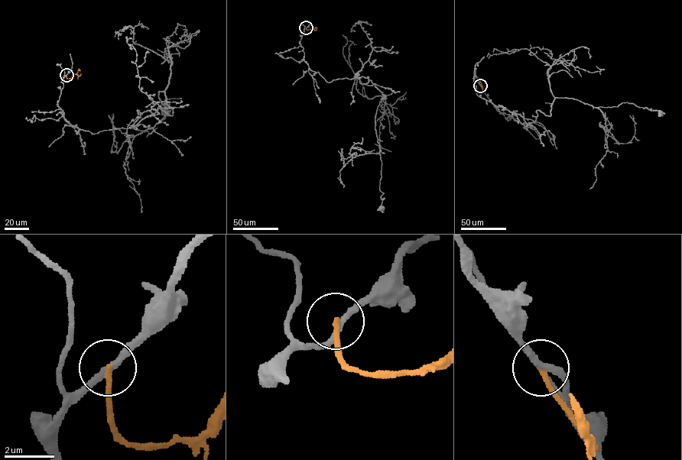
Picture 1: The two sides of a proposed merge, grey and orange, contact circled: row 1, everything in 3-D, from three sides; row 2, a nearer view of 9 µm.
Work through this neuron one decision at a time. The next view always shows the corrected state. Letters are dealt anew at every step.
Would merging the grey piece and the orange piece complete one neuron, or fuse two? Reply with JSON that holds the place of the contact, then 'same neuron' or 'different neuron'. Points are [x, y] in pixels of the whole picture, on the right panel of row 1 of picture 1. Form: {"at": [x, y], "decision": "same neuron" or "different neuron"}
{"at": [480, 85], "decision": "different neuron"}

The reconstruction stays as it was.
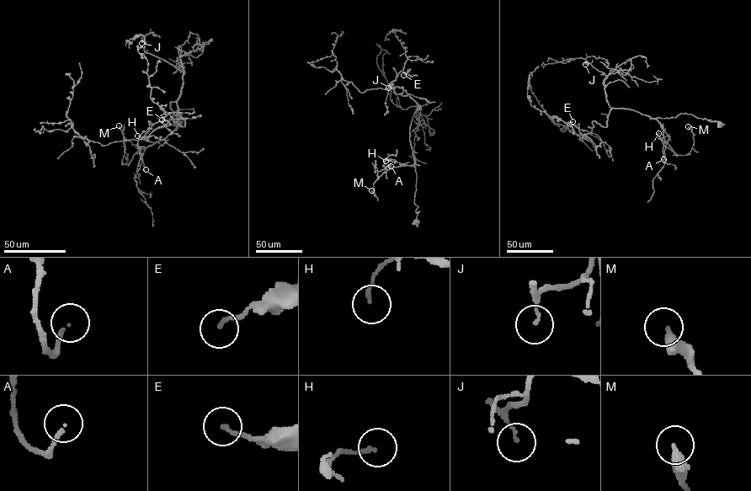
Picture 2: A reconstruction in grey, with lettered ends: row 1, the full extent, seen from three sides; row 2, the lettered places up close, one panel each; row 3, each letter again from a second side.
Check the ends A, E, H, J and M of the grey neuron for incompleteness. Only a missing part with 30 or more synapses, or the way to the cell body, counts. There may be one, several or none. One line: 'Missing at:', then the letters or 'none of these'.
Missing at: none of these

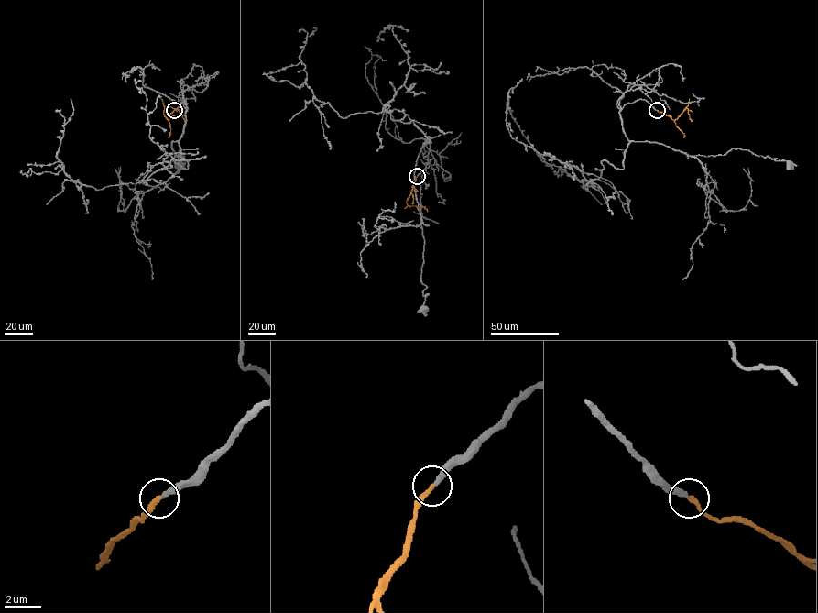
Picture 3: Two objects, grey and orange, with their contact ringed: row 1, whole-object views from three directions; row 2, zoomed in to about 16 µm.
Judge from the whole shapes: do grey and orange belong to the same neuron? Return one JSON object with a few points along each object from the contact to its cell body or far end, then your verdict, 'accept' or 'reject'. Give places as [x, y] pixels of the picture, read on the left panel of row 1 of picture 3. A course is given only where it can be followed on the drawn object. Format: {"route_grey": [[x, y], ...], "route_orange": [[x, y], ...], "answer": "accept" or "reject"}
{"route_grey": [[174, 110], [185, 99], [184, 131], [171, 142], [176, 156], [181, 149], [180, 164]], "route_orange": [[174, 110], [168, 120], [163, 114], [167, 106], [178, 109], [184, 120]], "answer": "accept"}

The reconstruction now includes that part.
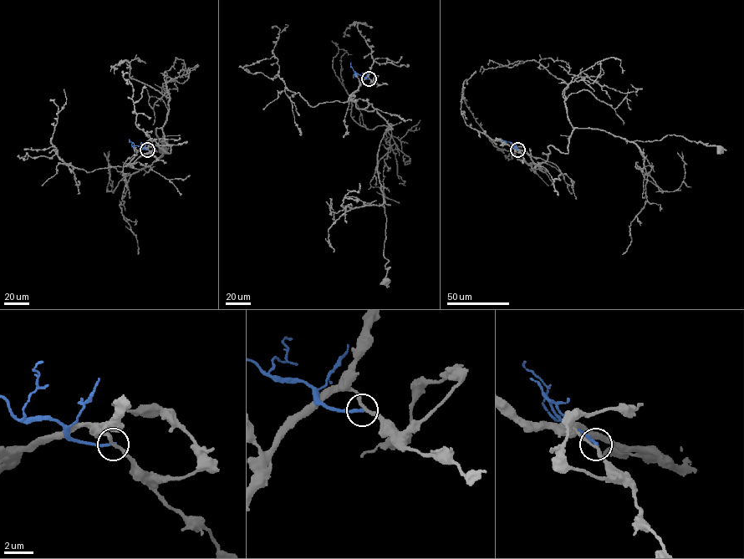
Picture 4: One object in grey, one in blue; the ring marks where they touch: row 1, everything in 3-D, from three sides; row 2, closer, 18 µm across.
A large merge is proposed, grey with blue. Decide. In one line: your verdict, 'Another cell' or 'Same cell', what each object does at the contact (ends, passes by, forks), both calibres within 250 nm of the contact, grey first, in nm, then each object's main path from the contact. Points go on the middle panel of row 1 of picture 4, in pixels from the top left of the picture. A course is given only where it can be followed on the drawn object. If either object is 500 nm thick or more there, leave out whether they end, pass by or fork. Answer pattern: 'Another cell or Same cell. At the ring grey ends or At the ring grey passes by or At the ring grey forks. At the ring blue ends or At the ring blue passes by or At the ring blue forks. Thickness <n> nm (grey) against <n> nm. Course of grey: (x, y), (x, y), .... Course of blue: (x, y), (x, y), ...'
Another cell. At the ring grey passes by. At the ring blue ends. Thickness 190 nm (grey) against 220 nm. Course of grey: (369, 78), (349, 100), (358, 108), (376, 109), (392, 129), (385, 129), (377, 156), (386, 216), (385, 281). Course of blue: (369, 79), (354, 71), (350, 63)

